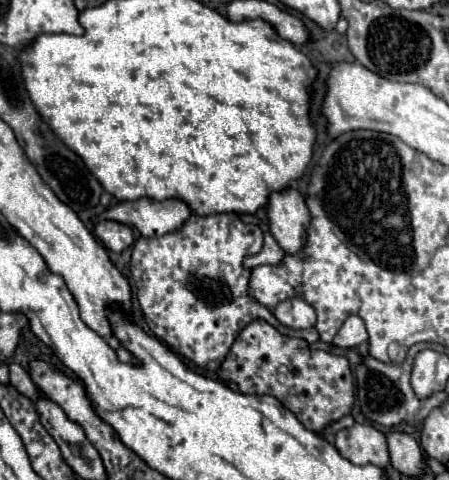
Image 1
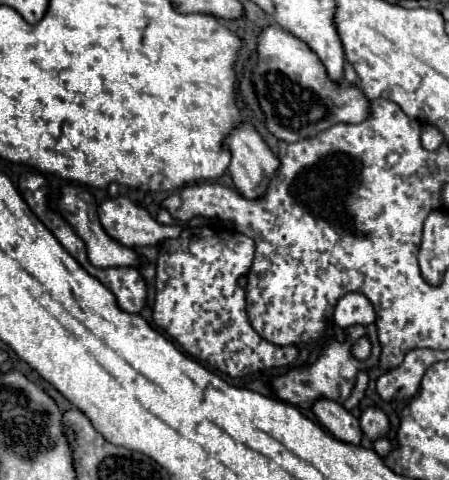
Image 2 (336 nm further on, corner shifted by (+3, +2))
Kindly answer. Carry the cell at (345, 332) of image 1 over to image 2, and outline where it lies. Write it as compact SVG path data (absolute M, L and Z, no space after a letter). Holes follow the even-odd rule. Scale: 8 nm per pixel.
M350 292L342 296L334 308L334 322L340 328L348 328L354 324L368 326L374 320L376 320L376 312L372 308L372 302L360 292Z

